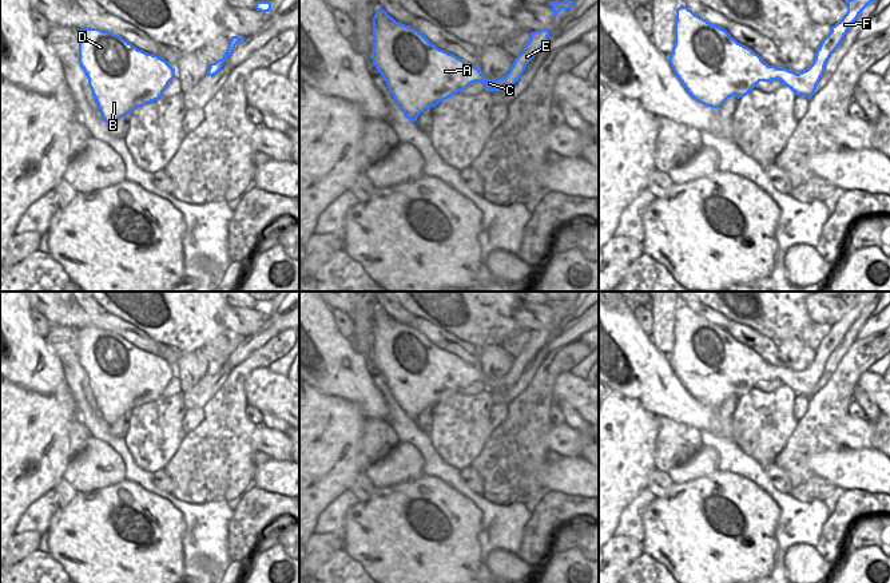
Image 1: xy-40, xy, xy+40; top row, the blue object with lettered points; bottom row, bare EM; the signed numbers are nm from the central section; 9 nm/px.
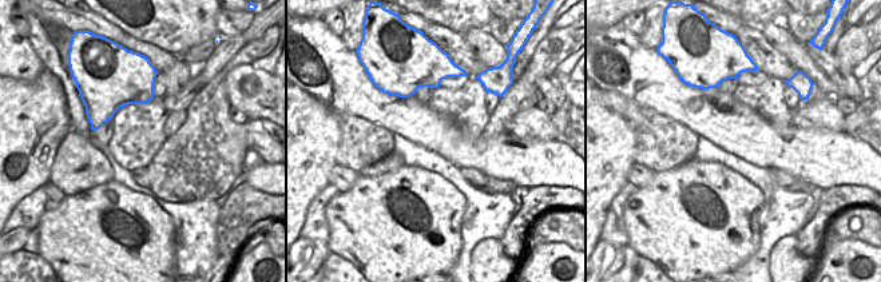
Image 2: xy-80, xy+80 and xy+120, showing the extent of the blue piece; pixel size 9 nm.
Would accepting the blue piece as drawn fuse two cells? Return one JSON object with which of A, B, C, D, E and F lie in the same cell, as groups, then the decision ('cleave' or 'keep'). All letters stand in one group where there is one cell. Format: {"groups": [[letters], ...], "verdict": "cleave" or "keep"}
{"groups": [["A", "B", "C", "D", "E", "F"]], "verdict": "keep"}

